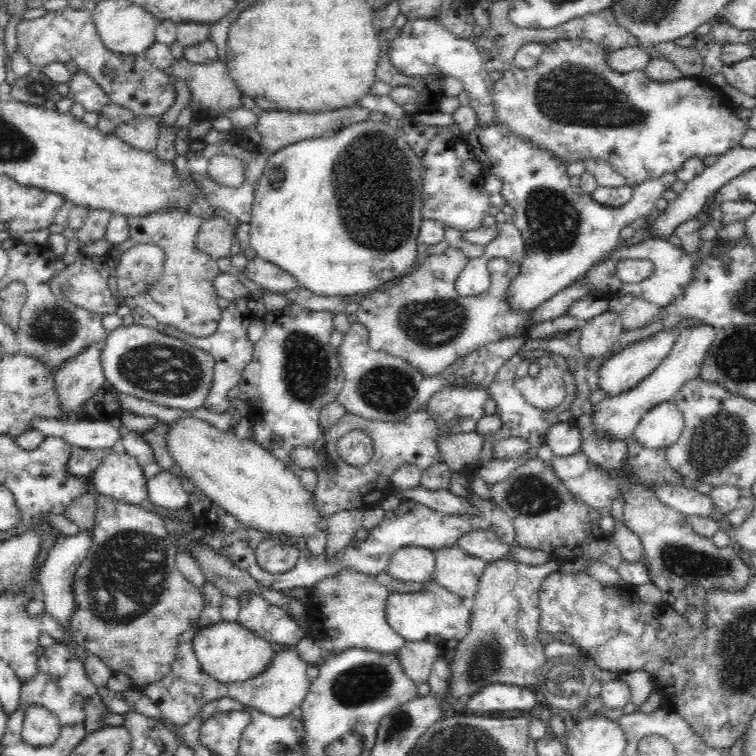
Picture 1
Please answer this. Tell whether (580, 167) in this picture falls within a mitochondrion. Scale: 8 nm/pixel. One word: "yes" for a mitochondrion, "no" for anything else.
no

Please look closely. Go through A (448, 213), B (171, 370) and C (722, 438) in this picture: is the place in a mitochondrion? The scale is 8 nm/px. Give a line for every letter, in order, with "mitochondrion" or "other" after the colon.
A: other
B: mitochondrion
C: mitochondrion

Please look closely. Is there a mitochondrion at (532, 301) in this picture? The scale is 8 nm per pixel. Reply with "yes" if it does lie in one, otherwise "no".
no

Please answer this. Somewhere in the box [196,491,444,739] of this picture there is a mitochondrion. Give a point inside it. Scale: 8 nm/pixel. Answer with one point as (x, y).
(361, 683)

